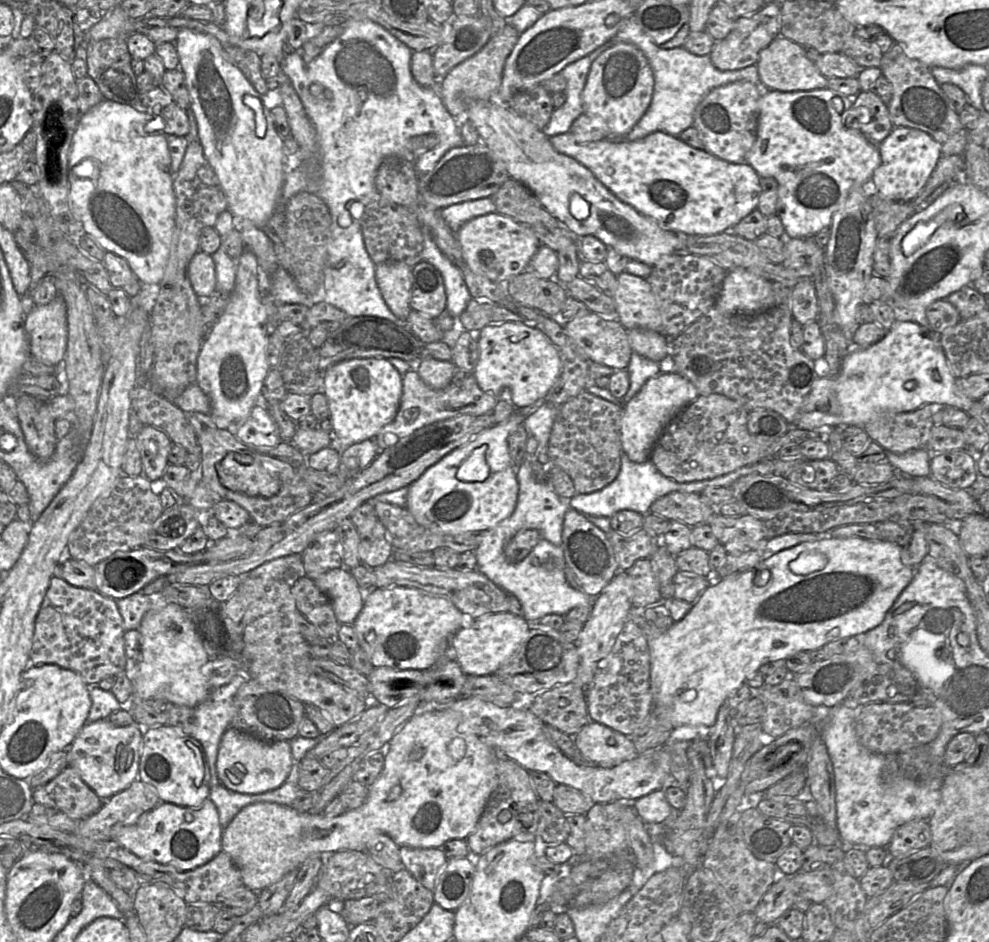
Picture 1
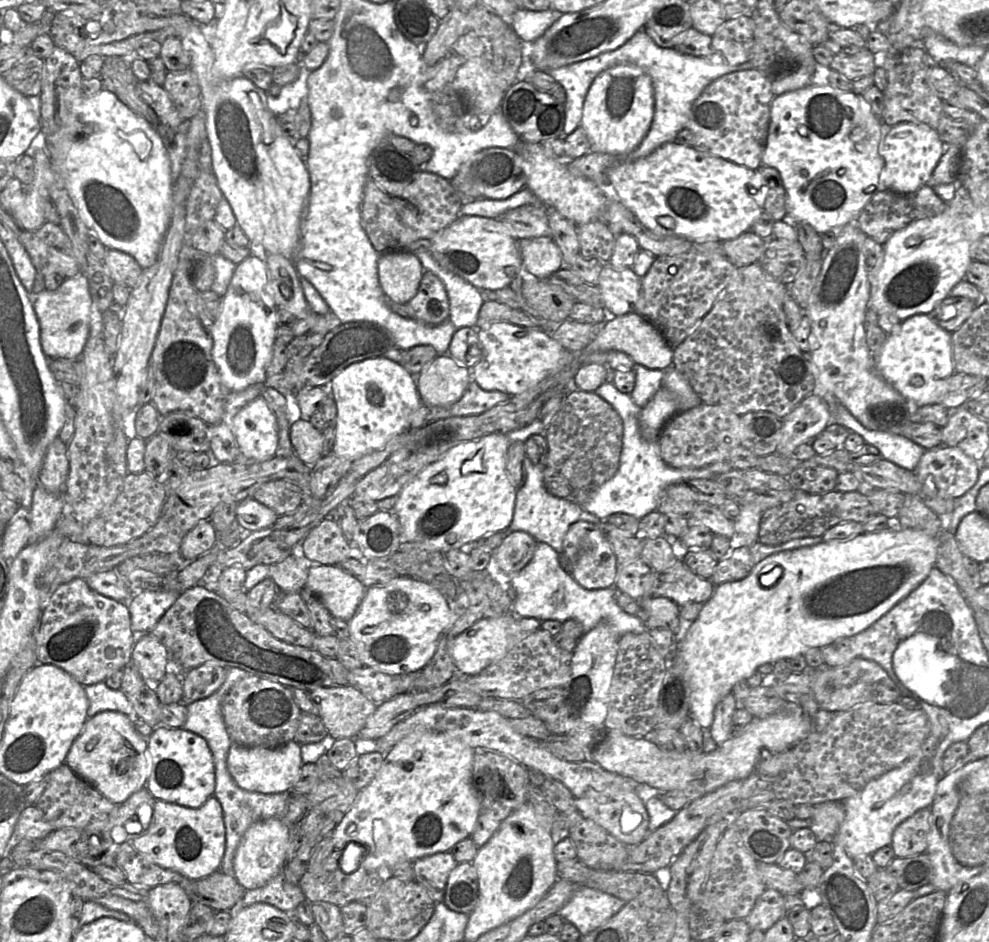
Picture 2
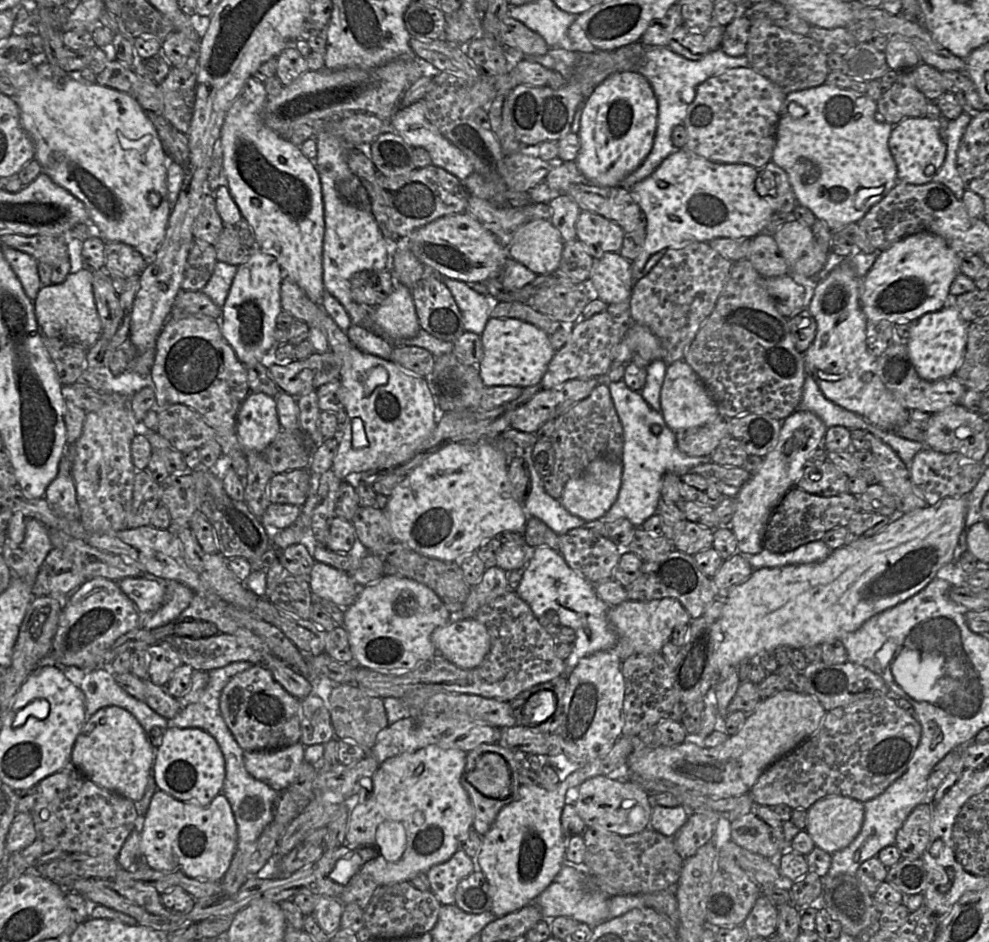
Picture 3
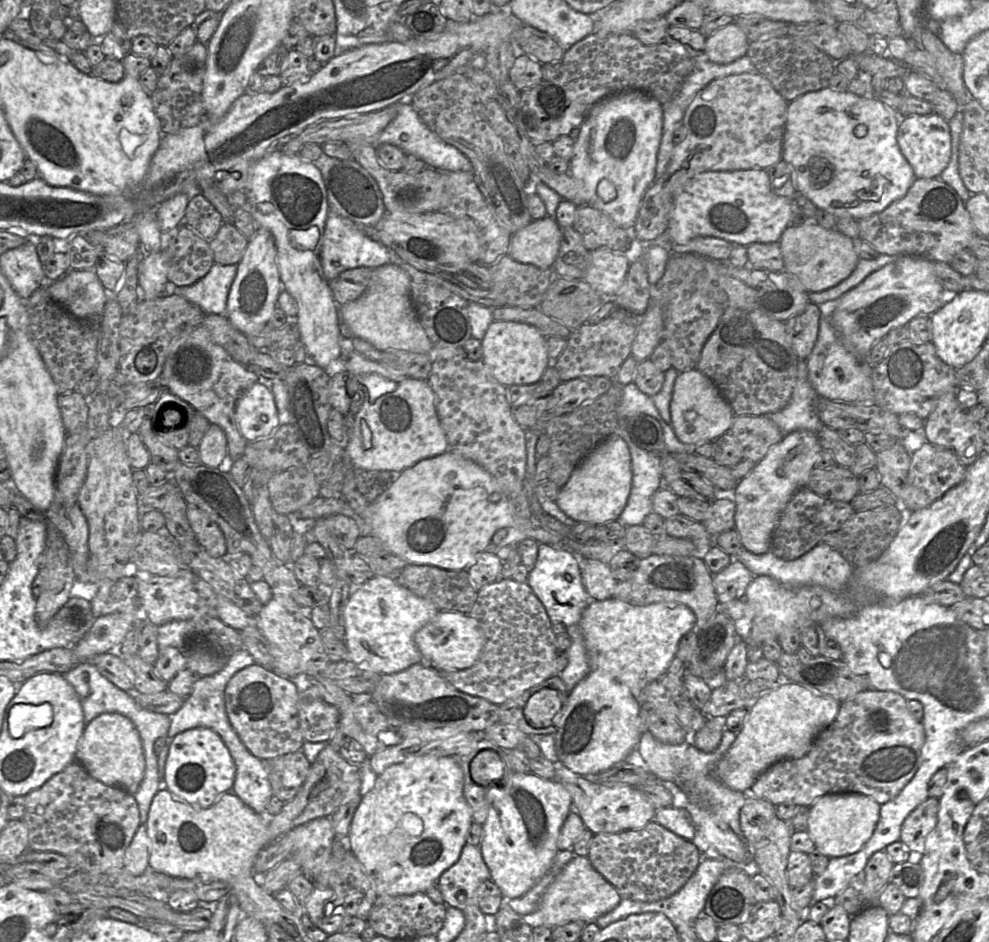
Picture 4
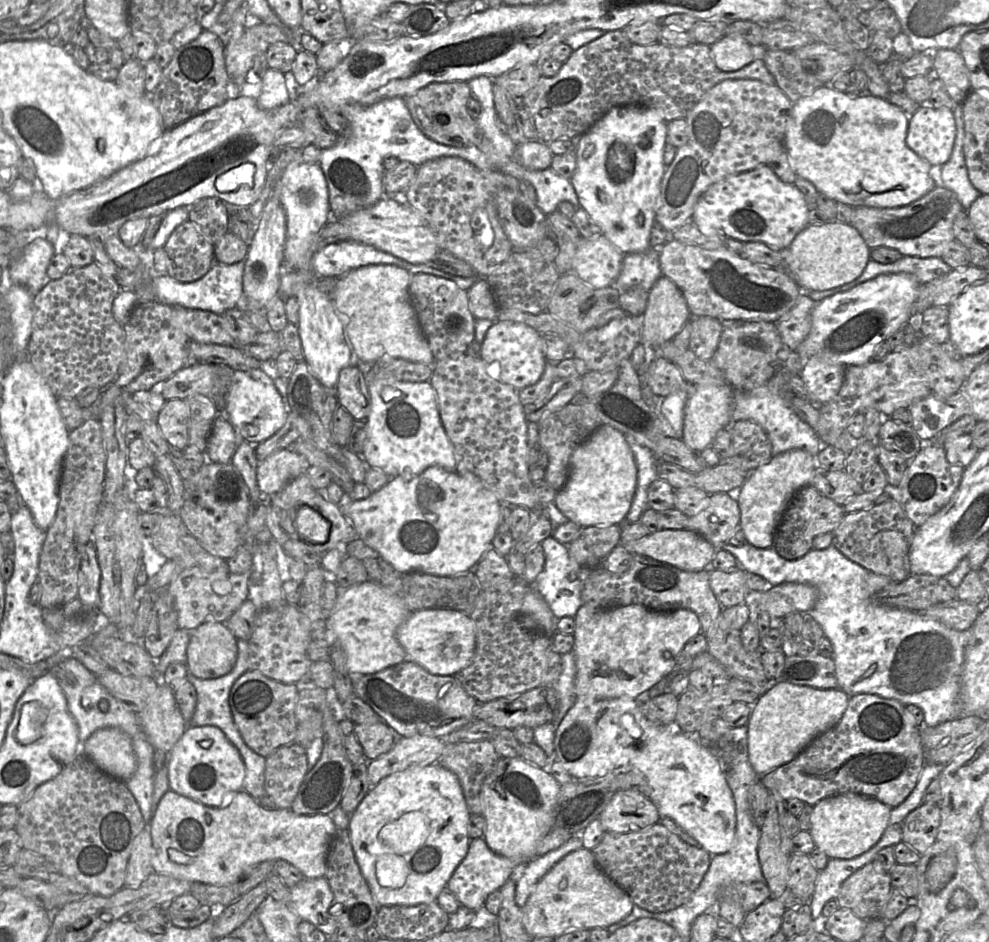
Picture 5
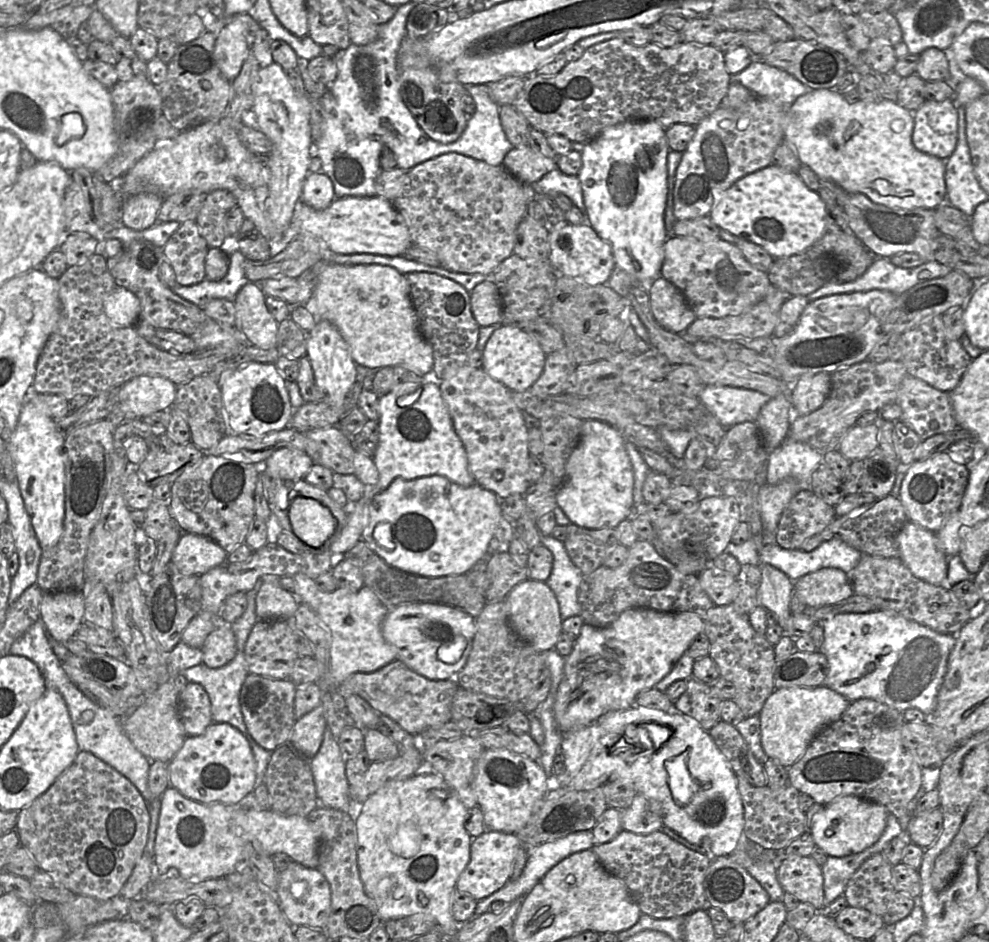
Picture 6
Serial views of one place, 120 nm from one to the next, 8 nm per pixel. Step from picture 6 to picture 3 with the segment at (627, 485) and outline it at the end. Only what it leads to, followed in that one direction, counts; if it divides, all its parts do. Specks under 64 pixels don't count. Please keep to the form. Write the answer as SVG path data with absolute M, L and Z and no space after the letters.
M597 458L583 472L564 484L559 500L567 511L587 522L600 519L616 501L621 486L621 478L622 464L619 459Z

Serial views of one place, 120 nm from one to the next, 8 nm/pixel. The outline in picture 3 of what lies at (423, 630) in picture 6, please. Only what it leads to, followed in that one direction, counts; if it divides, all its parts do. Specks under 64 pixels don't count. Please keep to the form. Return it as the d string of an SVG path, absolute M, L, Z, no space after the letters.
M453 617L431 633L437 652L462 669L478 667L490 650L487 628L474 618Z

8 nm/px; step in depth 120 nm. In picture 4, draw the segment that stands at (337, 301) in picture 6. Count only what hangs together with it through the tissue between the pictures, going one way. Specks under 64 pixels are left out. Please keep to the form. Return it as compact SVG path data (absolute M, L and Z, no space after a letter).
M385 264L373 269L365 292L357 299L339 305L342 318L355 337L359 337L380 351L404 350L429 354L433 343L427 336L414 311L410 298L411 279L400 267Z

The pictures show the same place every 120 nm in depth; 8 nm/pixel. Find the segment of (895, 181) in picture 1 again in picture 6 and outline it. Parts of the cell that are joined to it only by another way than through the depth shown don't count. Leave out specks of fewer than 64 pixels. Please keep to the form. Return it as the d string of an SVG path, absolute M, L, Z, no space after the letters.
M954 99L925 102L913 112L912 143L925 154L947 160L958 139L958 111Z

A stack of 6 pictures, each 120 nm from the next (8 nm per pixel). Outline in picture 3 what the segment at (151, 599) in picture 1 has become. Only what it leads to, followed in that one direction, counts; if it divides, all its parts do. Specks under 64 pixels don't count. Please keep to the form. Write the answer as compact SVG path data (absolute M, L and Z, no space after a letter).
M167 580L164 585L166 596L161 607L153 613L141 614L144 629L158 628L175 620L195 595L190 588L174 580Z

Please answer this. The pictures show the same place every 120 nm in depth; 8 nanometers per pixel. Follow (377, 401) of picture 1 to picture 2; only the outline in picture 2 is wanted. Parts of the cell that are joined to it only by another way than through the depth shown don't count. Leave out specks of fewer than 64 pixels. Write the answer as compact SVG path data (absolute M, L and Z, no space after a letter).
M383 355L349 365L332 379L330 388L337 407L333 453L347 460L383 449L391 438L408 430L410 415L422 404L416 378Z

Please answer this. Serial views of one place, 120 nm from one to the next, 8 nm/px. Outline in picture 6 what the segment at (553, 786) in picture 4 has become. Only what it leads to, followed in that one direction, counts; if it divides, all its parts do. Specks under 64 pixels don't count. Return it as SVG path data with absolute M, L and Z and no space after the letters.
M484 749L475 766L474 791L484 815L486 830L516 833L529 821L535 803L550 789L551 782L538 761L510 749Z

